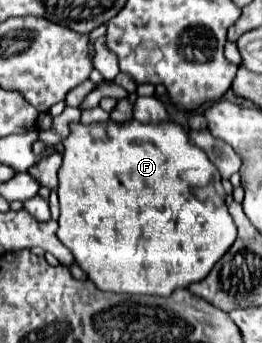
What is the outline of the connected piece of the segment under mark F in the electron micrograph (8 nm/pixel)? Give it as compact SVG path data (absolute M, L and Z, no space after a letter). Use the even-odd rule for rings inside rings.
M136 119L126 123L70 123L68 127L70 135L62 141L64 161L58 171L58 239L74 253L88 279L102 291L160 297L170 297L174 289L202 281L236 241L236 225L226 207L198 201L190 193L190 187L212 182L215 167L206 153L192 143L188 131L174 121L142 125Z

